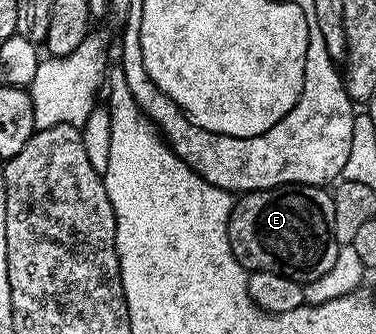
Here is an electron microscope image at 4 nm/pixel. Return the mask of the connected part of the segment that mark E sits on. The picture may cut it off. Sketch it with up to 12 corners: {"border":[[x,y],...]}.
{"border":[[325,186],[245,192],[228,241],[247,272],[300,284],[340,246]]}

